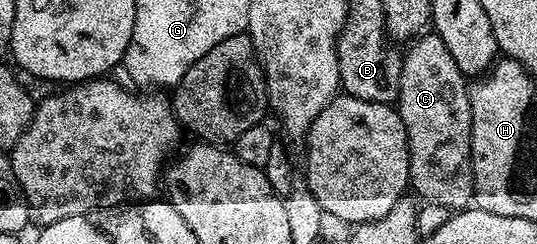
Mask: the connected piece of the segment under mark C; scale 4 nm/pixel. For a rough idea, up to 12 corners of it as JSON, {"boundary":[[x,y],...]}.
{"boundary":[[439,35],[403,56],[410,187],[472,203],[469,84]]}

